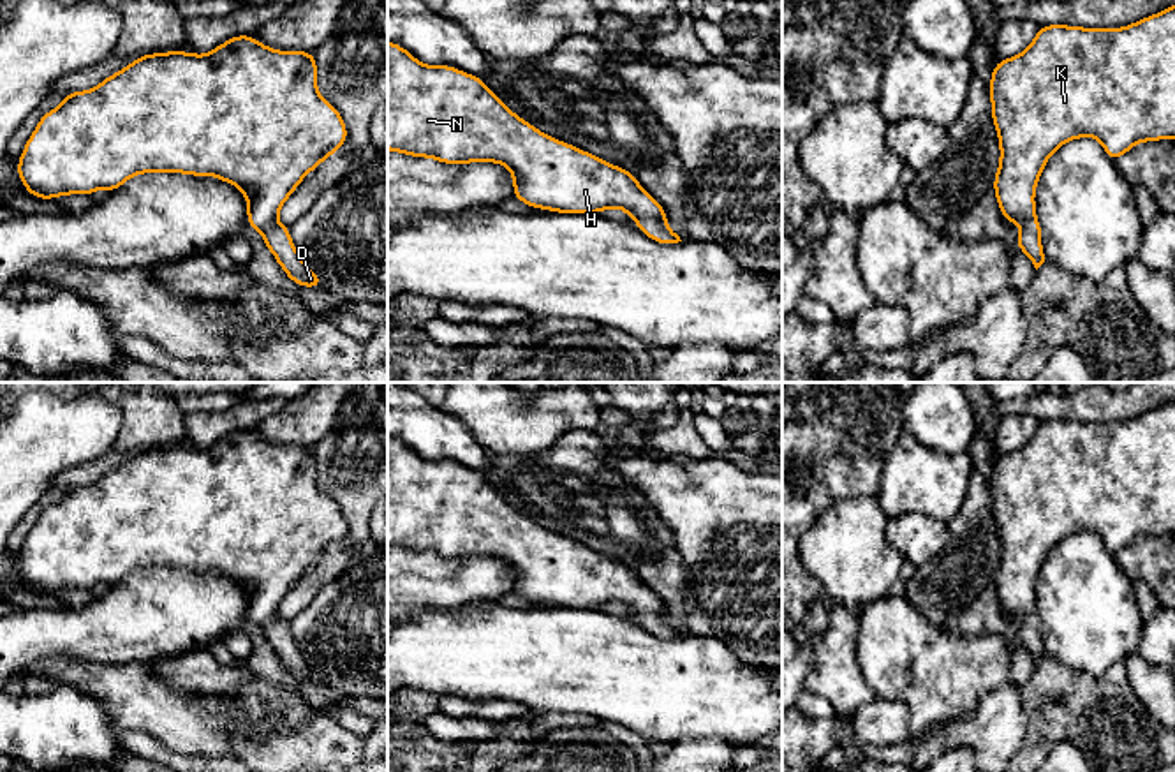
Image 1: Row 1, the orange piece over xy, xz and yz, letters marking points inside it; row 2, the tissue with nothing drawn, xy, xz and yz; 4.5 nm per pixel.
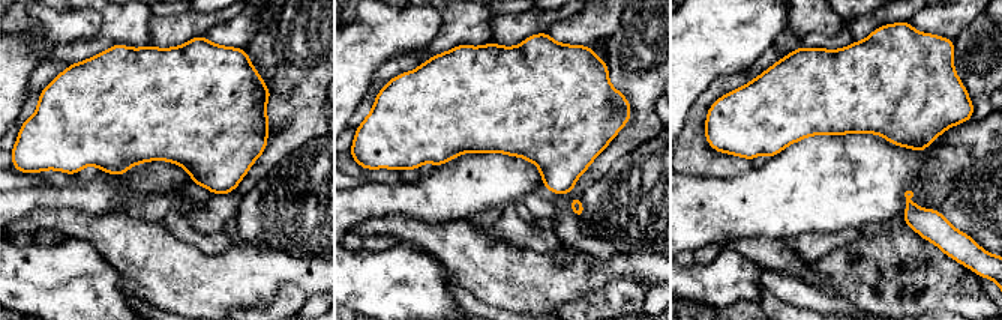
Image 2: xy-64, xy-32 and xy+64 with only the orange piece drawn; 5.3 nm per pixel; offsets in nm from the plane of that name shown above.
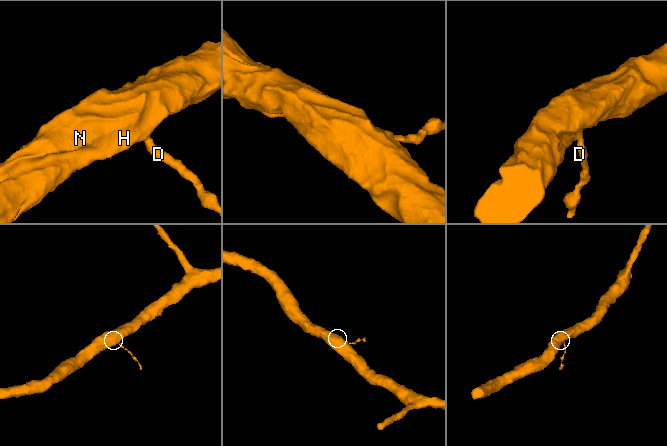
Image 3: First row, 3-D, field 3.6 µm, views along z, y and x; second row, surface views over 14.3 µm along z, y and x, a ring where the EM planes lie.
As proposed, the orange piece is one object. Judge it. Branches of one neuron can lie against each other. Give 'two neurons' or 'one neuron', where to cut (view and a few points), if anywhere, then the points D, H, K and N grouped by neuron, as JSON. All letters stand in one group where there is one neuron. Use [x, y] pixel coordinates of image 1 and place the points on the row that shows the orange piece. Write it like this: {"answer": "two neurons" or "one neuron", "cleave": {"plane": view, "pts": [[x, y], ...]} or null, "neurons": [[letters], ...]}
{"answer": "one neuron", "cleave": null, "neurons": [["D", "H", "K", "N"]]}

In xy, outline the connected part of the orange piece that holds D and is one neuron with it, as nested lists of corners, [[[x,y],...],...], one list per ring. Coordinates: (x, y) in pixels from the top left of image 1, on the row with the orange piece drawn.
[[[236,35],[208,55],[185,51],[143,55],[95,88],[69,92],[58,108],[39,120],[19,157],[18,178],[30,196],[53,199],[67,194],[92,196],[97,189],[113,192],[141,173],[215,176],[245,194],[247,224],[261,231],[287,277],[298,286],[322,289],[321,277],[301,259],[289,226],[278,224],[277,215],[305,174],[344,146],[347,134],[338,109],[317,92],[314,53],[277,51],[252,35]]]

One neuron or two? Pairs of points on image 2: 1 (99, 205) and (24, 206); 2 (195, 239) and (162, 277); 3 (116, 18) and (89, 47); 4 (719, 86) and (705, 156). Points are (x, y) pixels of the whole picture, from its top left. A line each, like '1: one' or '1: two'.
1: one
2: two
3: one
4: one

